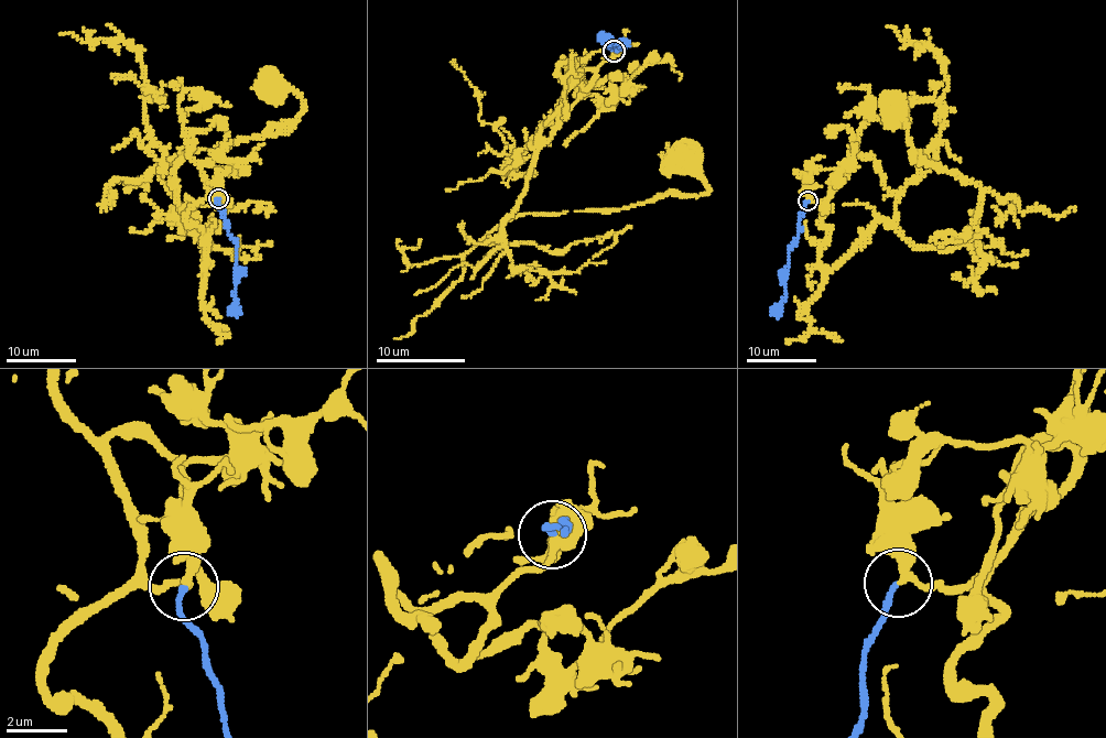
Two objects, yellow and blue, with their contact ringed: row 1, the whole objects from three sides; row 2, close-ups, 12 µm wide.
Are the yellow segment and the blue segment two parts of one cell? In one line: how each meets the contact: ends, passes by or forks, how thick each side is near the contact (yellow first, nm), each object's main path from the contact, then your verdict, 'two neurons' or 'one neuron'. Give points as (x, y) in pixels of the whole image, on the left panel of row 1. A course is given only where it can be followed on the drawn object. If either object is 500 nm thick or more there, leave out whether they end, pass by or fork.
yellow passes by; blue ends; calibres 240 and 170 nm; course yellow (218, 197), (191, 142), (173, 186), (183, 229), (159, 166), (291, 123), (301, 97), (270, 84); course blue (218, 197), (227, 231), (237, 247), (234, 315); one neuron

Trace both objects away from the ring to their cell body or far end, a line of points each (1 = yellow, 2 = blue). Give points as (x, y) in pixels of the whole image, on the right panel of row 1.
1: (806, 201), (827, 197), (853, 149), (918, 247), (966, 238), (979, 186), (912, 153), (893, 108)
2: (806, 201), (800, 214), (799, 235), (789, 250), (788, 267), (783, 272), (784, 300), (771, 315)

